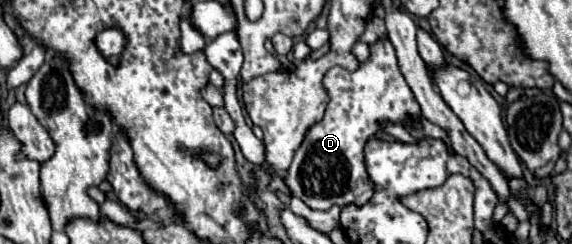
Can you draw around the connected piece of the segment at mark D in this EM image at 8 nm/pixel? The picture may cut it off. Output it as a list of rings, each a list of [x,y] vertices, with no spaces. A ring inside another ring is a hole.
[[[389,39],[371,45],[371,59],[361,63],[357,71],[345,73],[341,67],[329,69],[323,79],[329,93],[329,105],[323,121],[309,129],[305,141],[295,151],[293,163],[287,169],[283,181],[293,195],[297,195],[311,209],[327,211],[331,205],[365,205],[373,195],[373,183],[367,179],[363,163],[363,147],[369,137],[381,131],[385,119],[393,123],[409,121],[409,115],[419,117],[421,107],[415,101],[413,91],[405,83],[395,49]]]

